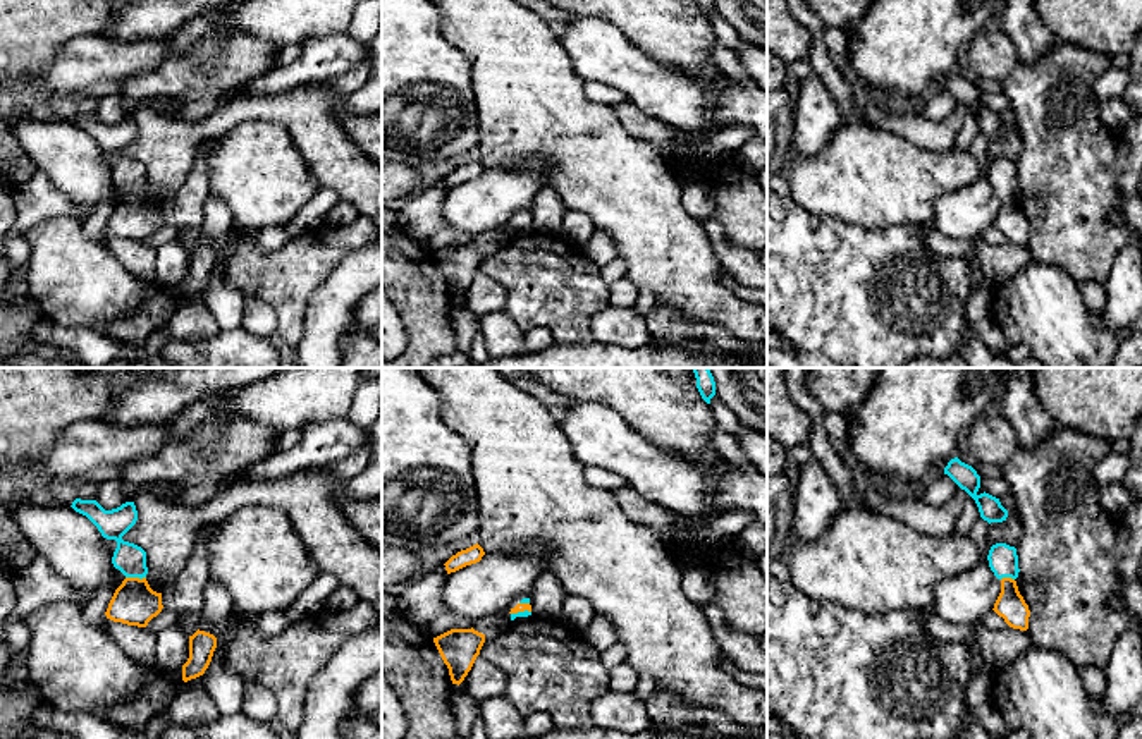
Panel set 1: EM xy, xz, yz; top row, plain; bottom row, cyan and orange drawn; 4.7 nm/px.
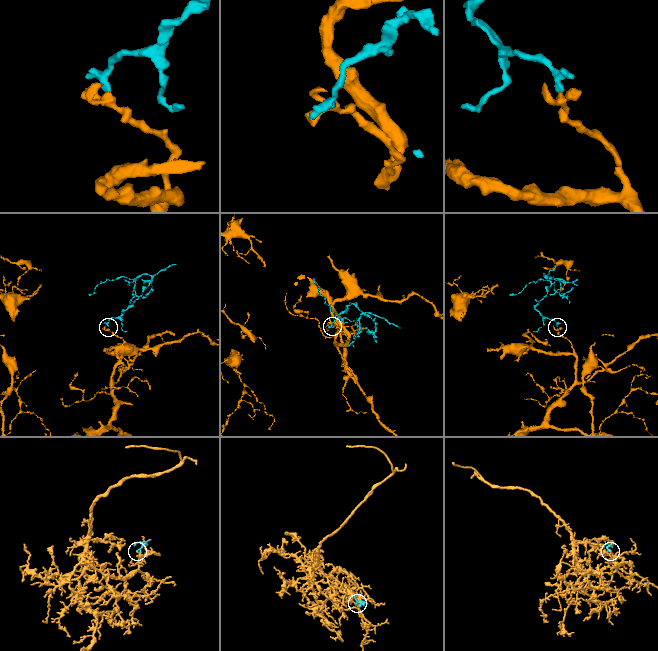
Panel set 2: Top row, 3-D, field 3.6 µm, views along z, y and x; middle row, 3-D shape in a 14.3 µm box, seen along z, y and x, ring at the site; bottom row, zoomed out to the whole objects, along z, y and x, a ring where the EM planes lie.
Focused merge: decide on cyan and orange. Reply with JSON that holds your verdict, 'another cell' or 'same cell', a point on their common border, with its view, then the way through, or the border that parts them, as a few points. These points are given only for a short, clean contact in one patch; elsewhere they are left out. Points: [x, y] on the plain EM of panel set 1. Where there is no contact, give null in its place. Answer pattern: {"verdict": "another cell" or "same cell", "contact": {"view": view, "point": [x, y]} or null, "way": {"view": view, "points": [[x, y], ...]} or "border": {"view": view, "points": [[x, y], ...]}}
{"verdict": "same cell", "contact": {"view": "xy", "point": [136, 191]}, "way": {"view": "xy", "points": [[129, 174], [136, 191], [135, 219]]}}

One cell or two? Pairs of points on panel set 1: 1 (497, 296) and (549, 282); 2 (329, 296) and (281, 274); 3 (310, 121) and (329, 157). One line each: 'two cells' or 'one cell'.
1: two cells
2: two cells
3: one cell

